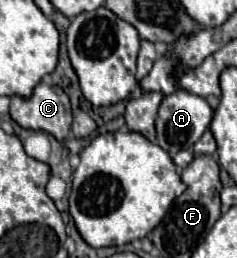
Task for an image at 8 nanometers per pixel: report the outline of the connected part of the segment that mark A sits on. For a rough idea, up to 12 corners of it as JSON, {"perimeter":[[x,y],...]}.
{"perimeter":[[177,88],[157,116],[157,144],[193,152],[213,110]]}

